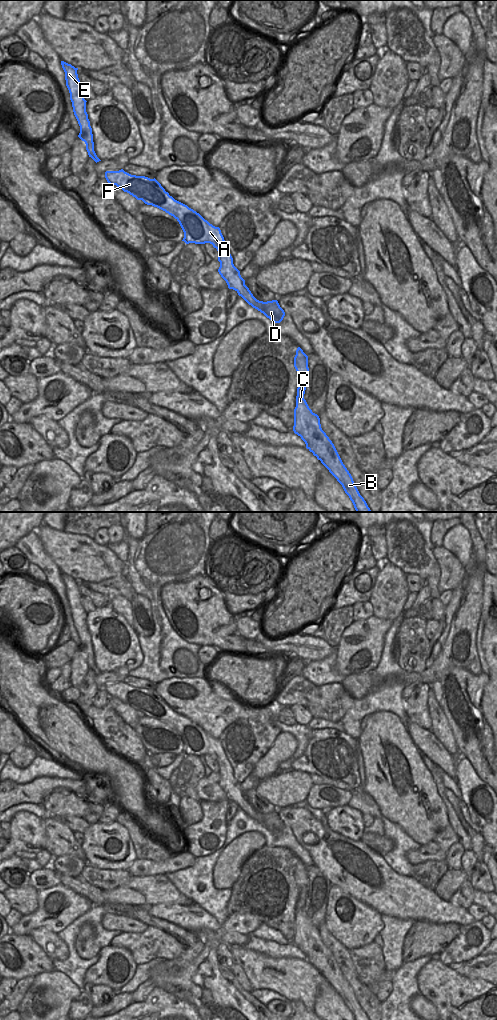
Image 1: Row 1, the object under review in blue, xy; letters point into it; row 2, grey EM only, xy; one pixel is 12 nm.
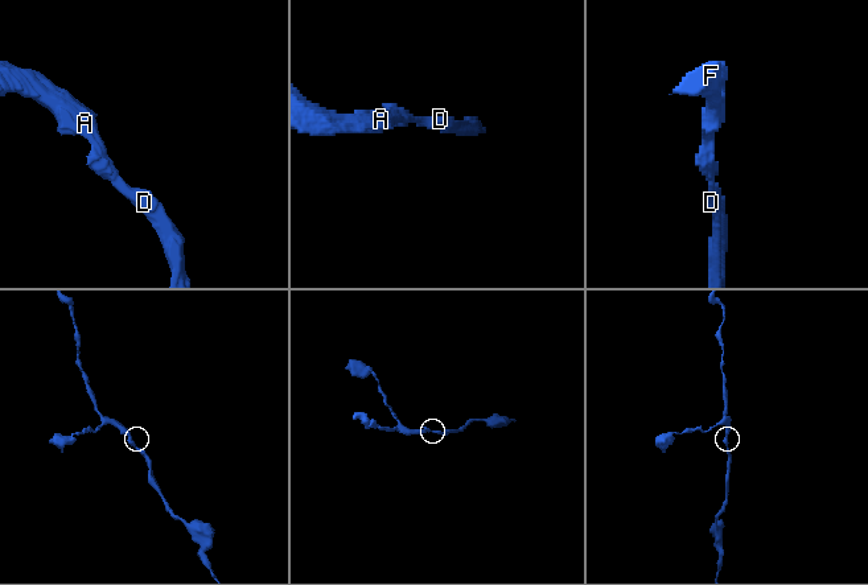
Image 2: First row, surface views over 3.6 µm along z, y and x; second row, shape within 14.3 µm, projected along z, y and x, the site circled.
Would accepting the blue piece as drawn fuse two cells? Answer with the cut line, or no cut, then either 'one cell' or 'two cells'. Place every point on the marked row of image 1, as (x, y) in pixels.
no cut | one cell

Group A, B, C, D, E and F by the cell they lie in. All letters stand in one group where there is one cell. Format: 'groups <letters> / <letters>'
groups A B C D E F

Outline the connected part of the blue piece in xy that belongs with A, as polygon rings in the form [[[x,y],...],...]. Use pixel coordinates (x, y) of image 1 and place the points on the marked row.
[[[123,169],[106,171],[105,178],[109,185],[116,185],[137,200],[142,200],[145,204],[157,207],[173,216],[184,232],[182,241],[186,244],[212,244],[218,251],[220,262],[218,272],[226,281],[228,288],[235,290],[249,305],[274,323],[280,323],[283,320],[285,312],[277,300],[259,301],[245,285],[240,271],[233,264],[233,258],[219,227],[213,226],[199,213],[175,200],[155,178],[131,175]]]

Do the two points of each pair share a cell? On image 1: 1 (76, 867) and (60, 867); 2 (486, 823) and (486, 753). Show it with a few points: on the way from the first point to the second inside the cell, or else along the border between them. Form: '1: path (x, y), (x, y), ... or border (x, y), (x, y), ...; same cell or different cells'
1: path (72, 867), (64, 867); same cell
2: border (472, 765), (475, 773), (486, 784); different cells

